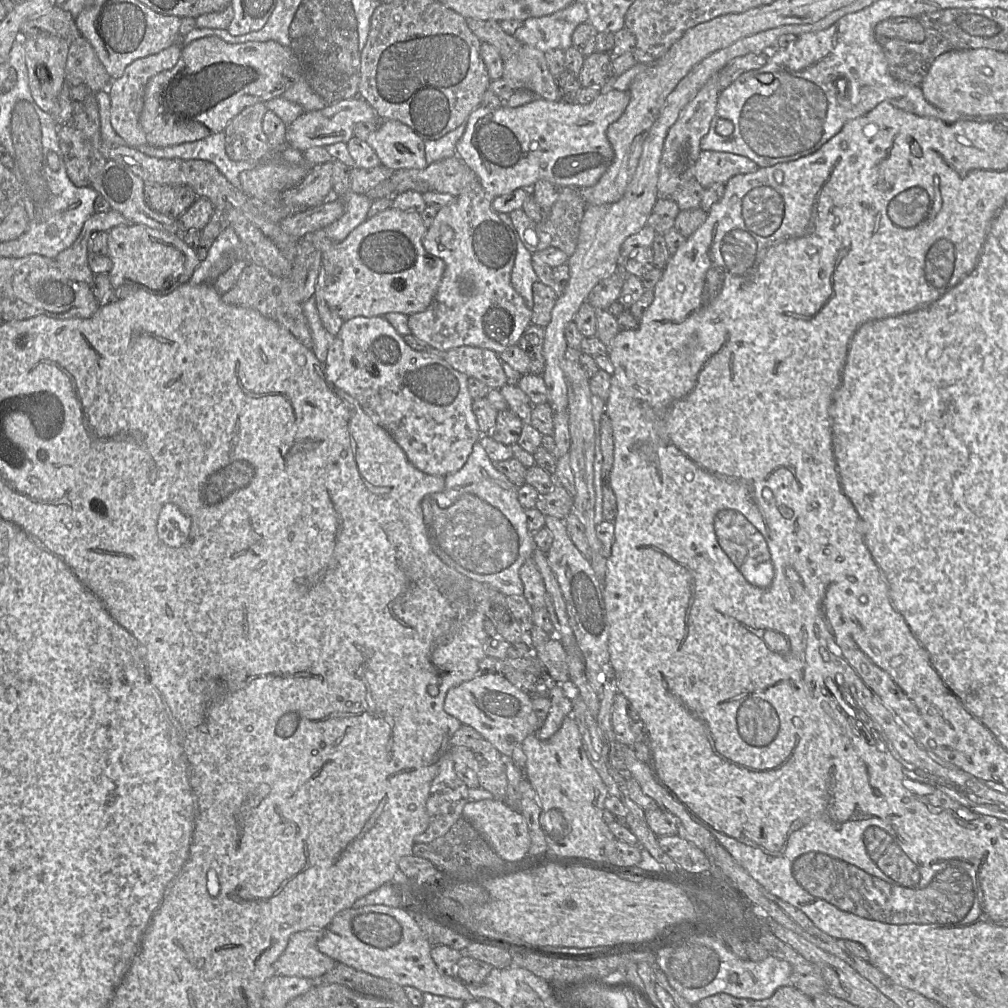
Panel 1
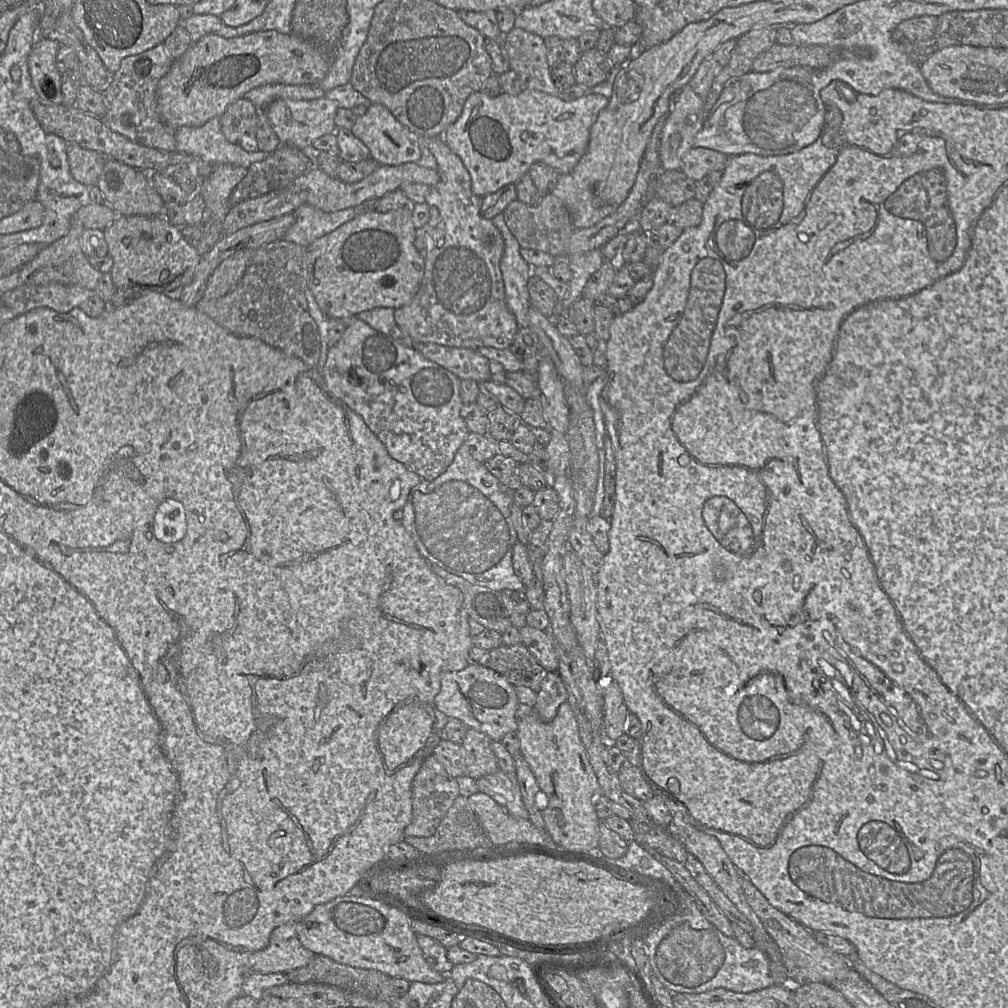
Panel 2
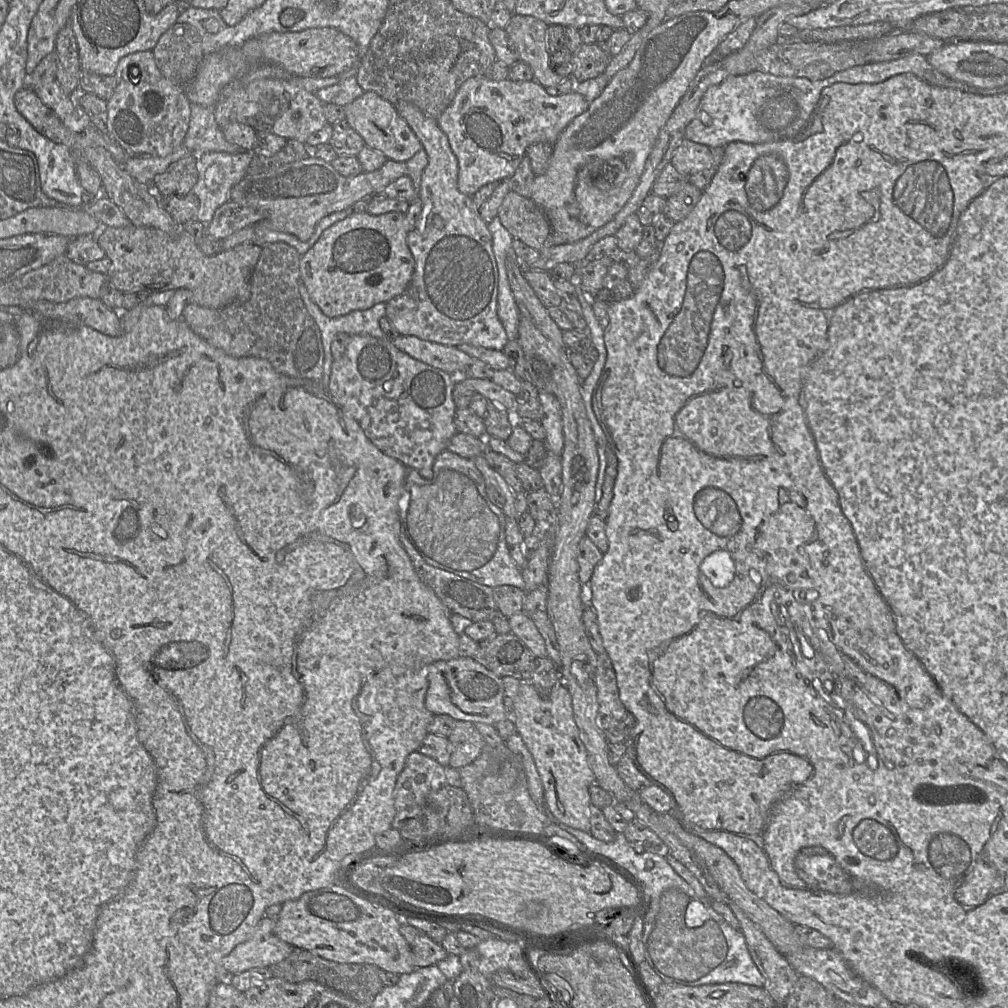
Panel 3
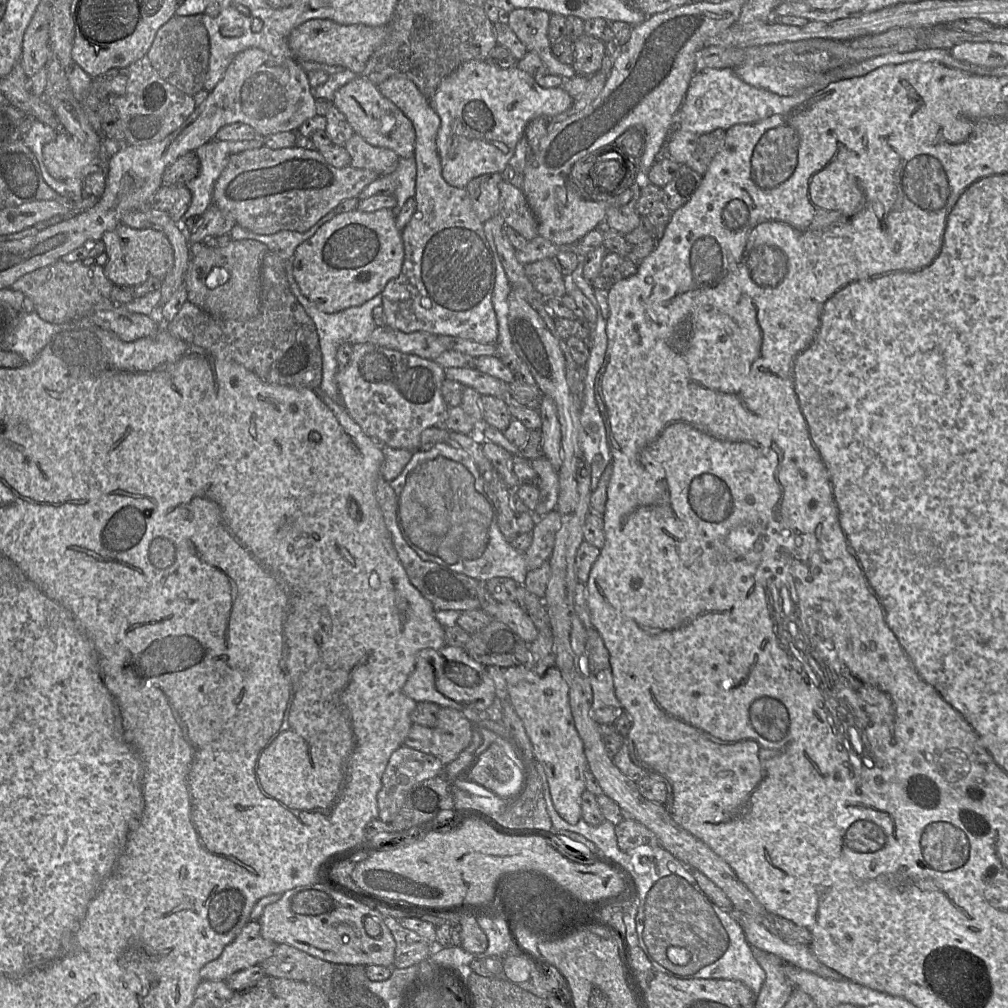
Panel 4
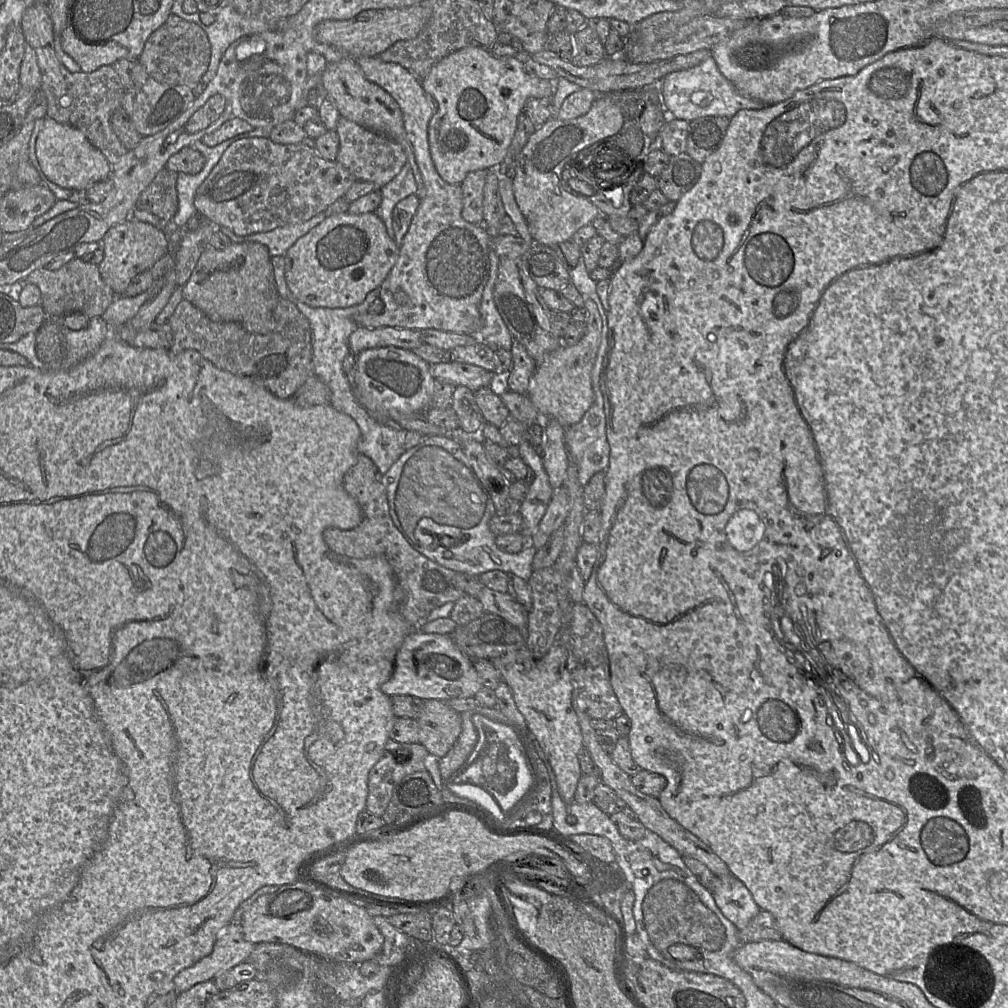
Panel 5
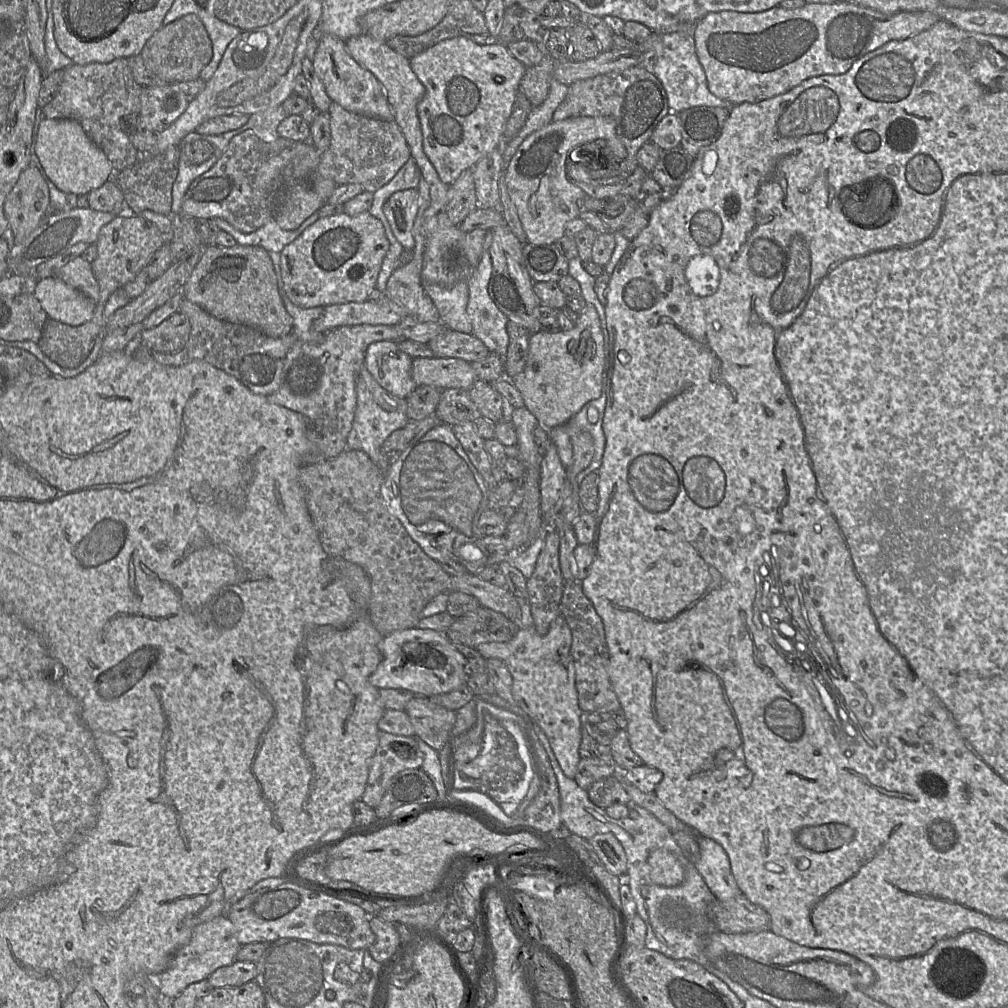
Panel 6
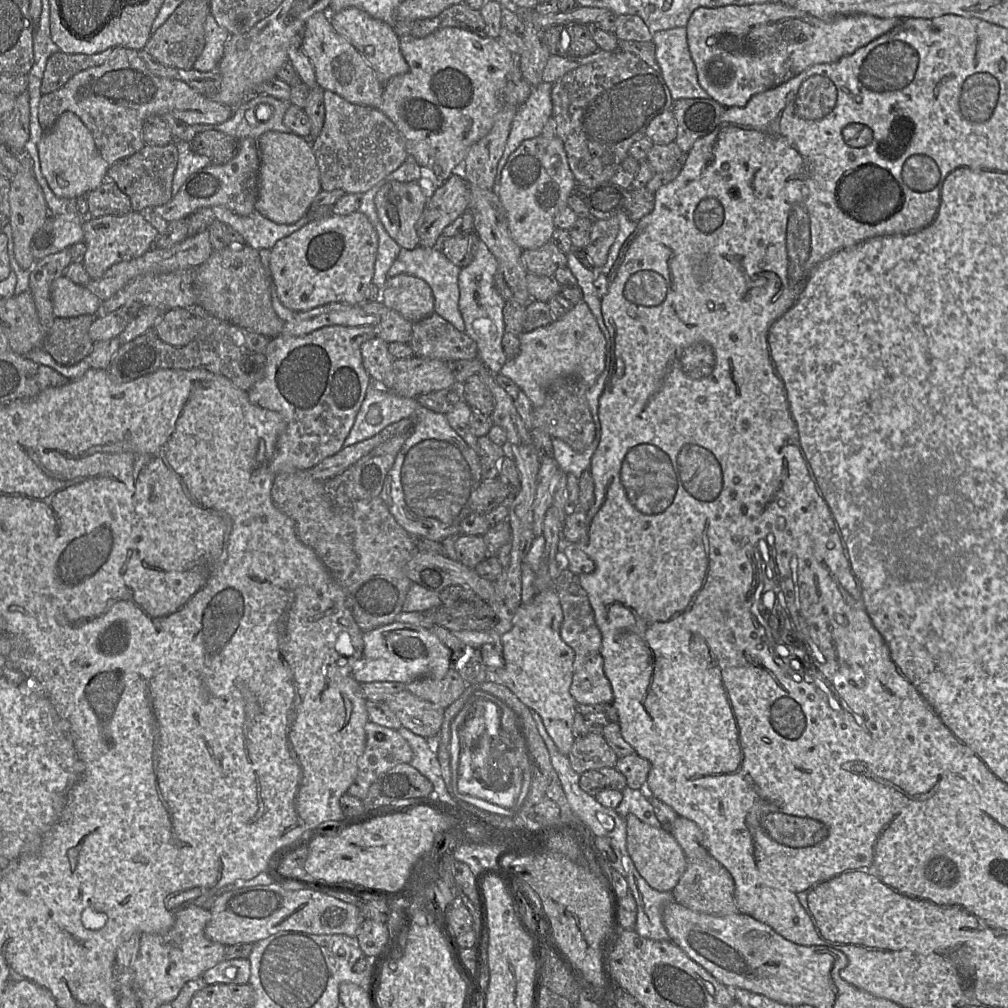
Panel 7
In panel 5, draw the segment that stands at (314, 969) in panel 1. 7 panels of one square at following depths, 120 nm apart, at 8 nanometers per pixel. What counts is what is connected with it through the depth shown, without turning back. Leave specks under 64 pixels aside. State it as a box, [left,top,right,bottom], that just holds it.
[174,923,255,992]

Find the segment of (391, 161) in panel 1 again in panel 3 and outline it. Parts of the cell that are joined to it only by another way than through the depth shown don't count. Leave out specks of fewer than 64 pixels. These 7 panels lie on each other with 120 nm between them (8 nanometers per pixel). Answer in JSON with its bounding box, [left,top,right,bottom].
[344,94,422,162]

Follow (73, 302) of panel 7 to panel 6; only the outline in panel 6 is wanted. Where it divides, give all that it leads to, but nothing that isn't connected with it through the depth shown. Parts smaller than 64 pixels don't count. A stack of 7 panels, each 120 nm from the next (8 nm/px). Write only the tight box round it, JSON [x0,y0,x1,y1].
[33,276,96,326]

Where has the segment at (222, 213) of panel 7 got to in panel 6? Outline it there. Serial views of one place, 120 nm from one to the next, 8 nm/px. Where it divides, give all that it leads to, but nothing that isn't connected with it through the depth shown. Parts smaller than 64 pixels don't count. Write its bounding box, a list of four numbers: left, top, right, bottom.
[213,212,320,253]

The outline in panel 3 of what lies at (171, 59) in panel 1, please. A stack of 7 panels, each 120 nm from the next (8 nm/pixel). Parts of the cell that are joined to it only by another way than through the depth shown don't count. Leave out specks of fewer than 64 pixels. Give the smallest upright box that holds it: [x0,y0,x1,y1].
[107,51,191,156]

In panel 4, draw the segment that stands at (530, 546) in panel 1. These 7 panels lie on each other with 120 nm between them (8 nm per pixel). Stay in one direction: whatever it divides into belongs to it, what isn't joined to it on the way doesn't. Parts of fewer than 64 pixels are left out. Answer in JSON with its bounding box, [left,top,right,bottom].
[381,442,528,583]

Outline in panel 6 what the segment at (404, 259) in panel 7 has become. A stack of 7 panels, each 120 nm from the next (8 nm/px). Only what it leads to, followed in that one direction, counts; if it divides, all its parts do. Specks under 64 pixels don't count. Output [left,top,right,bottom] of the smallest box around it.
[424,282,472,333]

